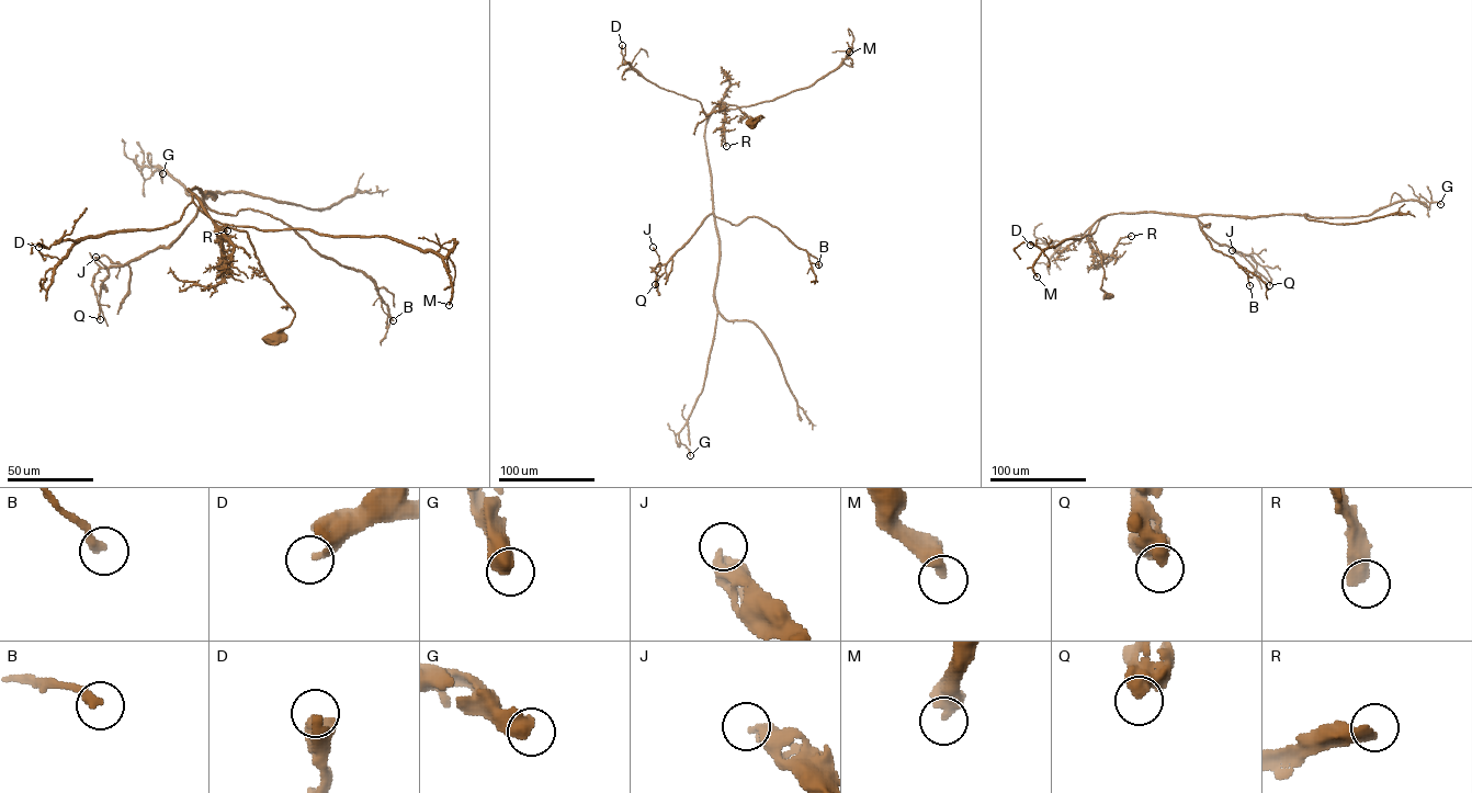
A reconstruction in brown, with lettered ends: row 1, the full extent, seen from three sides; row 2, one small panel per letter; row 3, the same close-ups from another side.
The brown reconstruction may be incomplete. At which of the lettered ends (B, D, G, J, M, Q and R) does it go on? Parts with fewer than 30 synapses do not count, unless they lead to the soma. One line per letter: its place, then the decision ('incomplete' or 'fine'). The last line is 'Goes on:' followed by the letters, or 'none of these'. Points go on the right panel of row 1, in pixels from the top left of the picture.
B: place (1249, 285); fine
D: place (1030, 245); fine
G: place (1440, 204); fine
J: place (1232, 250); fine
M: place (1037, 276); fine
Q: place (1269, 285); fine
R: place (1131, 236); fine
Goes on: none of these

